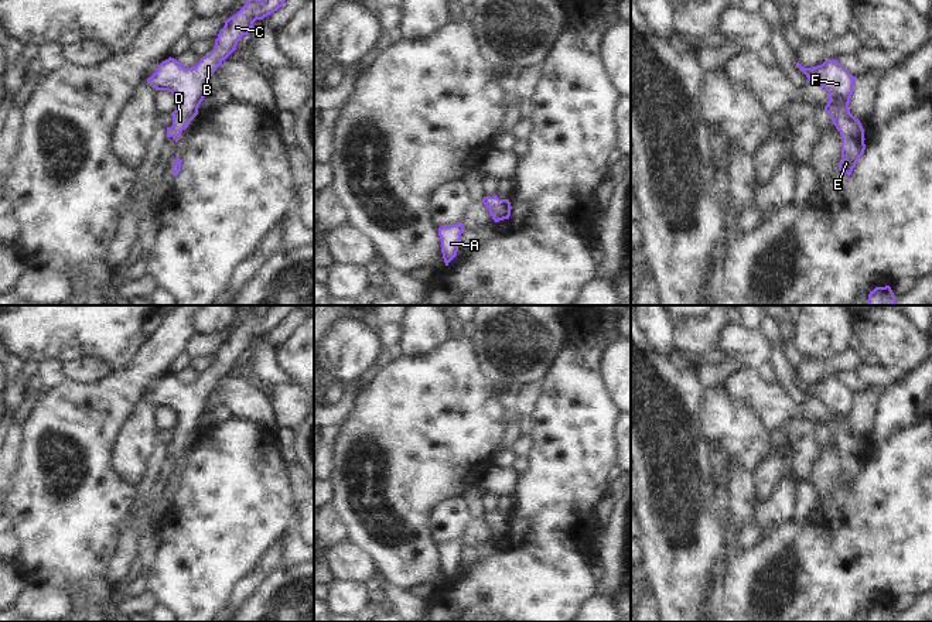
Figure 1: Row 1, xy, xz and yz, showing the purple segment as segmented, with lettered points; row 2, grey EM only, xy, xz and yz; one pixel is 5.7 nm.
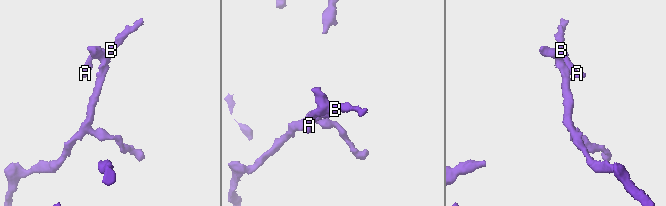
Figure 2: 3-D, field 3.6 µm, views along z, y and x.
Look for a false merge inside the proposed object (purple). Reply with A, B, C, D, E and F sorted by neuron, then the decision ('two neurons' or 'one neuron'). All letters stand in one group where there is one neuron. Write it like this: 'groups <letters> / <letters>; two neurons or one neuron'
groups A B C D E F; one neuron

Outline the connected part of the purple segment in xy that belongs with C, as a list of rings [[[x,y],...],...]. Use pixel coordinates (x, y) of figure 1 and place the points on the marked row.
[[[246,0],[245,6],[226,18],[223,28],[215,40],[214,49],[201,58],[194,68],[182,66],[177,59],[163,61],[147,79],[156,90],[171,92],[178,106],[173,112],[173,126],[167,127],[167,137],[178,141],[181,131],[198,115],[205,98],[206,86],[216,68],[236,49],[243,35],[252,31],[256,20],[263,20],[277,11],[286,0]]]

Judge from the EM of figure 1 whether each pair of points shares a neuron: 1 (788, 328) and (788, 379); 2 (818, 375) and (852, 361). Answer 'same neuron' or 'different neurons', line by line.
1: different neurons
2: same neuron

